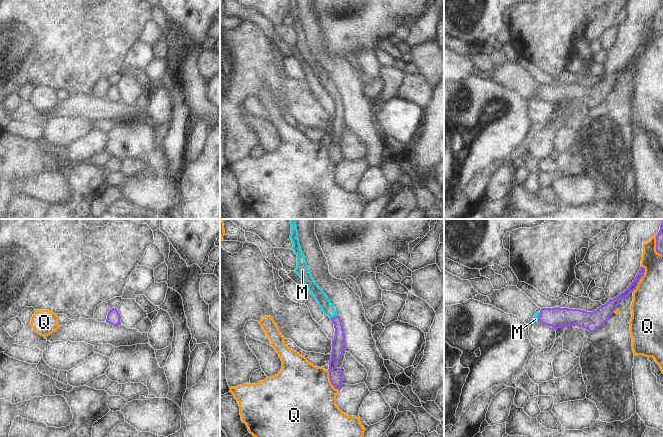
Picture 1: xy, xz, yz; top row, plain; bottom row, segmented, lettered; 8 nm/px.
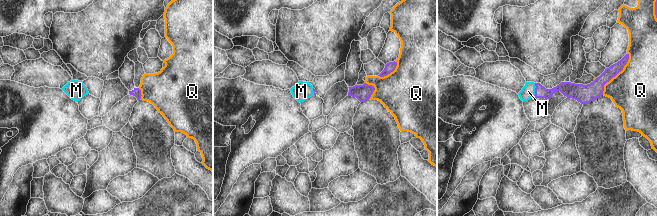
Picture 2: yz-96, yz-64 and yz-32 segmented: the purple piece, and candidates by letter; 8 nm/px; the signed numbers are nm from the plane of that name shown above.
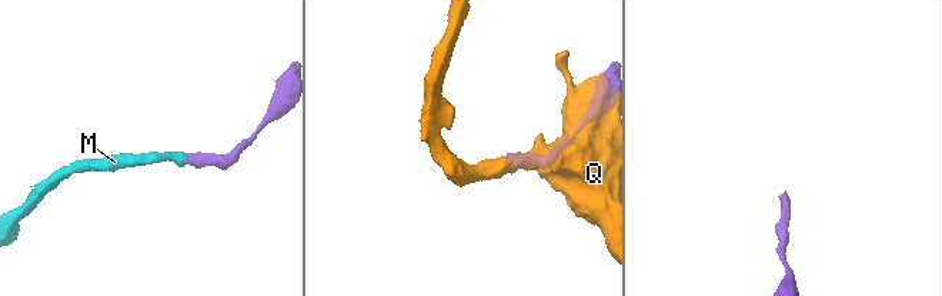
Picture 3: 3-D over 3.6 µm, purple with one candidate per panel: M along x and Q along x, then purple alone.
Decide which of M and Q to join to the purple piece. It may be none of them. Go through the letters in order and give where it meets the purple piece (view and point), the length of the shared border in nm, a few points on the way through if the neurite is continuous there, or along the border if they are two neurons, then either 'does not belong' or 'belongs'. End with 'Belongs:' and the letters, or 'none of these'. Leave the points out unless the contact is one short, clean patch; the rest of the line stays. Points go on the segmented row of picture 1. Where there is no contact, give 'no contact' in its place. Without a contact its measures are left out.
M: xz (333, 317) | 70 nm | across xz (338, 343), (338, 323), (333, 317), (323, 301) | belongs
Q: yz (641, 277) | 220 nm | does not belong
Belongs: M

